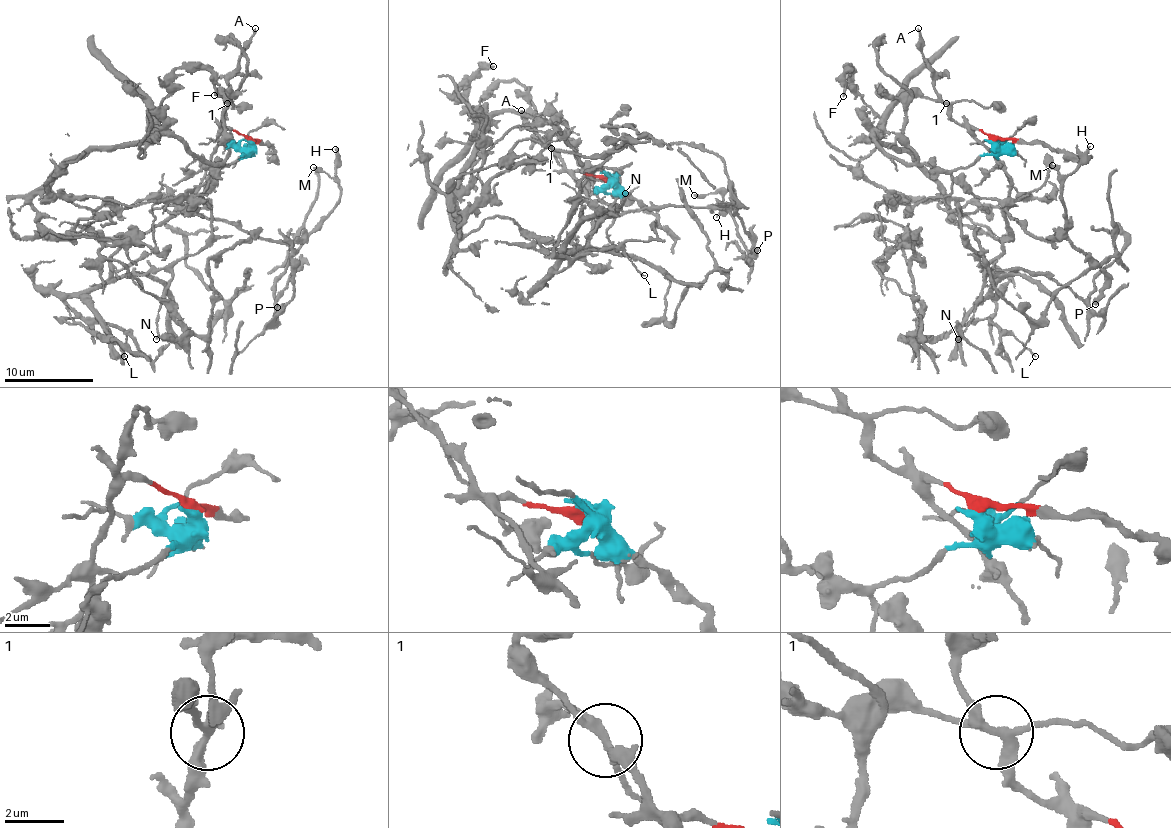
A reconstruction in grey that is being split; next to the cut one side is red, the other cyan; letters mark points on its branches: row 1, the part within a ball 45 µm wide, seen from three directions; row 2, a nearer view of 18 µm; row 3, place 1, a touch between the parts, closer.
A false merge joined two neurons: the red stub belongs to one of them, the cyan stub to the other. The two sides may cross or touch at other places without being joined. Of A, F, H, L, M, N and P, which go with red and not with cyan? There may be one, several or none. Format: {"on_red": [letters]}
{"on_red": ["A", "H", "L", "M", "N", "P"]}

